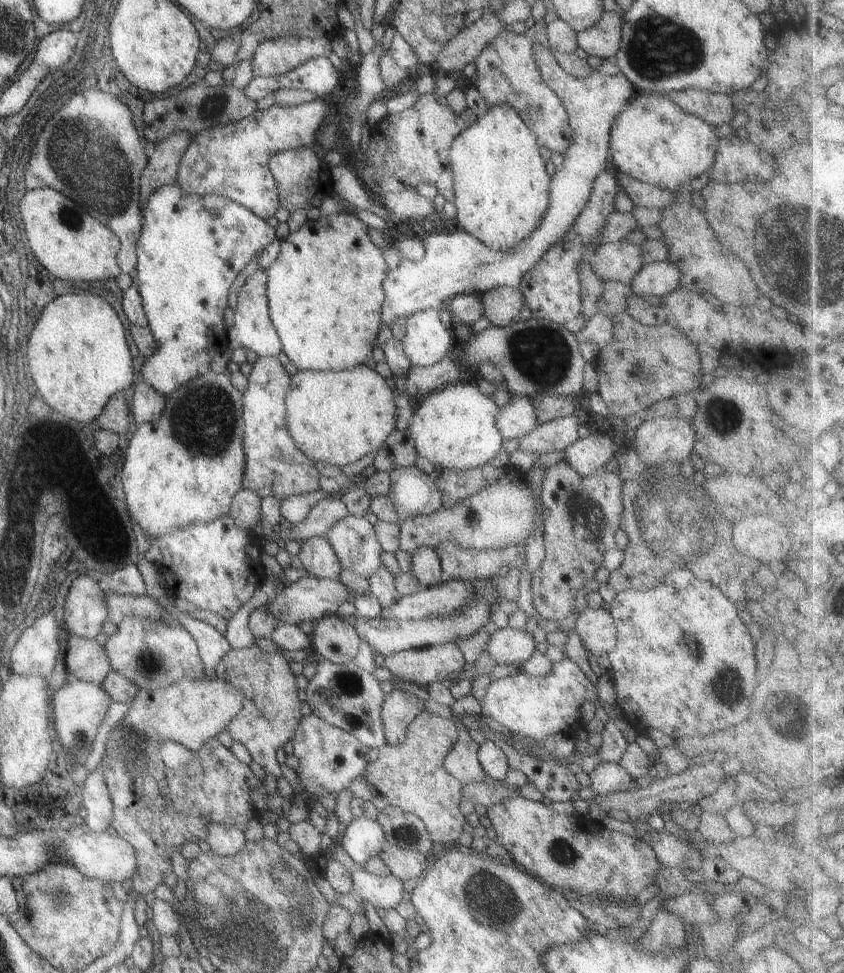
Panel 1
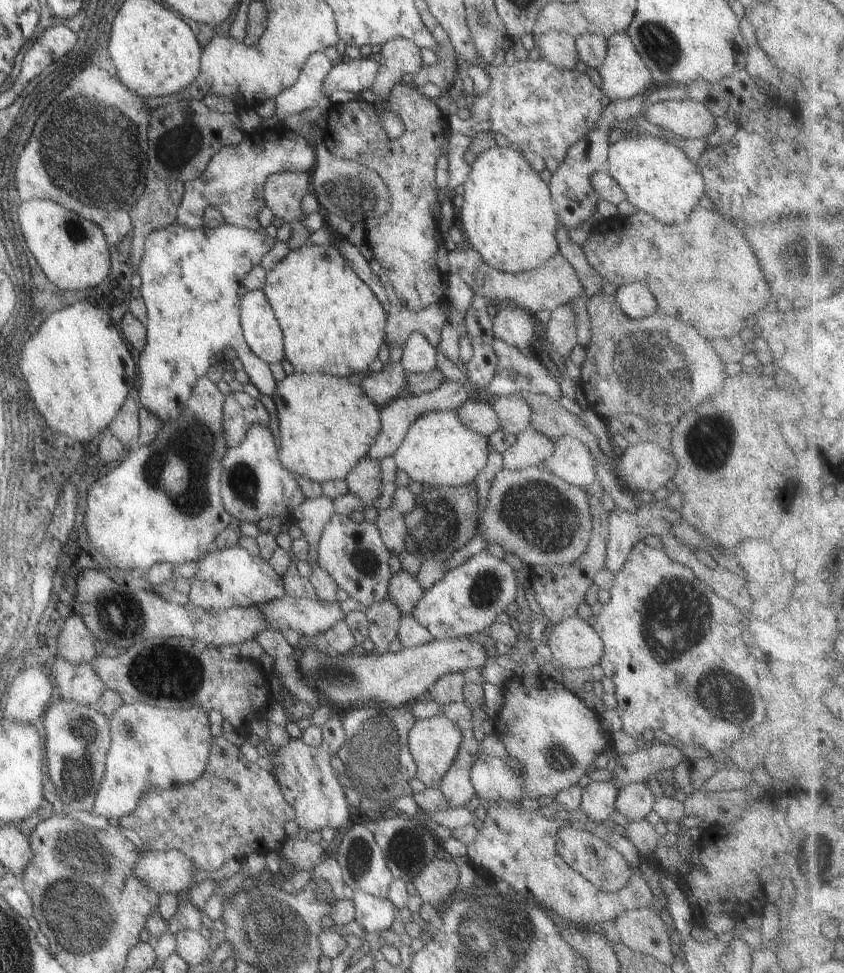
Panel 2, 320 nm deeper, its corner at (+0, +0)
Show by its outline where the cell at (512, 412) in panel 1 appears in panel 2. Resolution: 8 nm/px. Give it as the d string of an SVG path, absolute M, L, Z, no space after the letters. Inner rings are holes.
M481 398L465 399L457 408L454 408L457 420L465 425L465 428L488 437L499 429L495 411L492 408L492 400L481 402Z

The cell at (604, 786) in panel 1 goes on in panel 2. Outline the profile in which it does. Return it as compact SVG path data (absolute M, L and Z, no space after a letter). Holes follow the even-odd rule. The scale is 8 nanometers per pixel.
M591 781L582 789L579 810L590 818L591 822L603 823L614 810L614 800L618 788L609 781Z

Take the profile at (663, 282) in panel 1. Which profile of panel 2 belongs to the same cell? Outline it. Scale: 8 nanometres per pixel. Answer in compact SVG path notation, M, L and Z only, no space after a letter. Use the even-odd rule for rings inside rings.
M625 283L616 288L614 294L619 310L630 319L638 319L655 310L655 299L645 283Z

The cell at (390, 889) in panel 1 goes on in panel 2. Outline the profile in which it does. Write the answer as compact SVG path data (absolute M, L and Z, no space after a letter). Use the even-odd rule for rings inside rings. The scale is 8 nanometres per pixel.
M353 891L350 901L354 906L354 921L367 933L389 929L396 917L397 909L387 899Z

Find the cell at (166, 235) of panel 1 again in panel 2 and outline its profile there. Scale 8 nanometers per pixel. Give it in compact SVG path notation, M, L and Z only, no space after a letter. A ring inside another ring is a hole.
M177 223L152 230L145 239L144 249L134 268L141 279L139 294L146 308L144 327L146 341L139 351L137 372L139 372L137 389L134 392L140 408L152 412L161 422L175 420L185 408L193 385L199 380L209 366L220 364L221 350L232 348L241 366L247 374L248 382L255 386L261 395L273 394L276 383L271 377L267 363L257 358L243 338L240 320L237 290L244 274L258 264L260 257L268 252L277 242L276 237L259 234L255 229L236 227L227 223L215 228L205 228L200 223L191 228L179 226Z

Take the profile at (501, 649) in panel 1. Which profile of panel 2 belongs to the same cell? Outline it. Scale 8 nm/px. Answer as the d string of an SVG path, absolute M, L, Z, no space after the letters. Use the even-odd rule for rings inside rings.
M477 637L433 639L414 647L402 647L396 653L373 653L359 650L326 655L313 647L301 651L299 680L327 704L351 706L373 700L380 706L401 707L427 691L441 675L461 673L467 668L483 666L487 654Z

